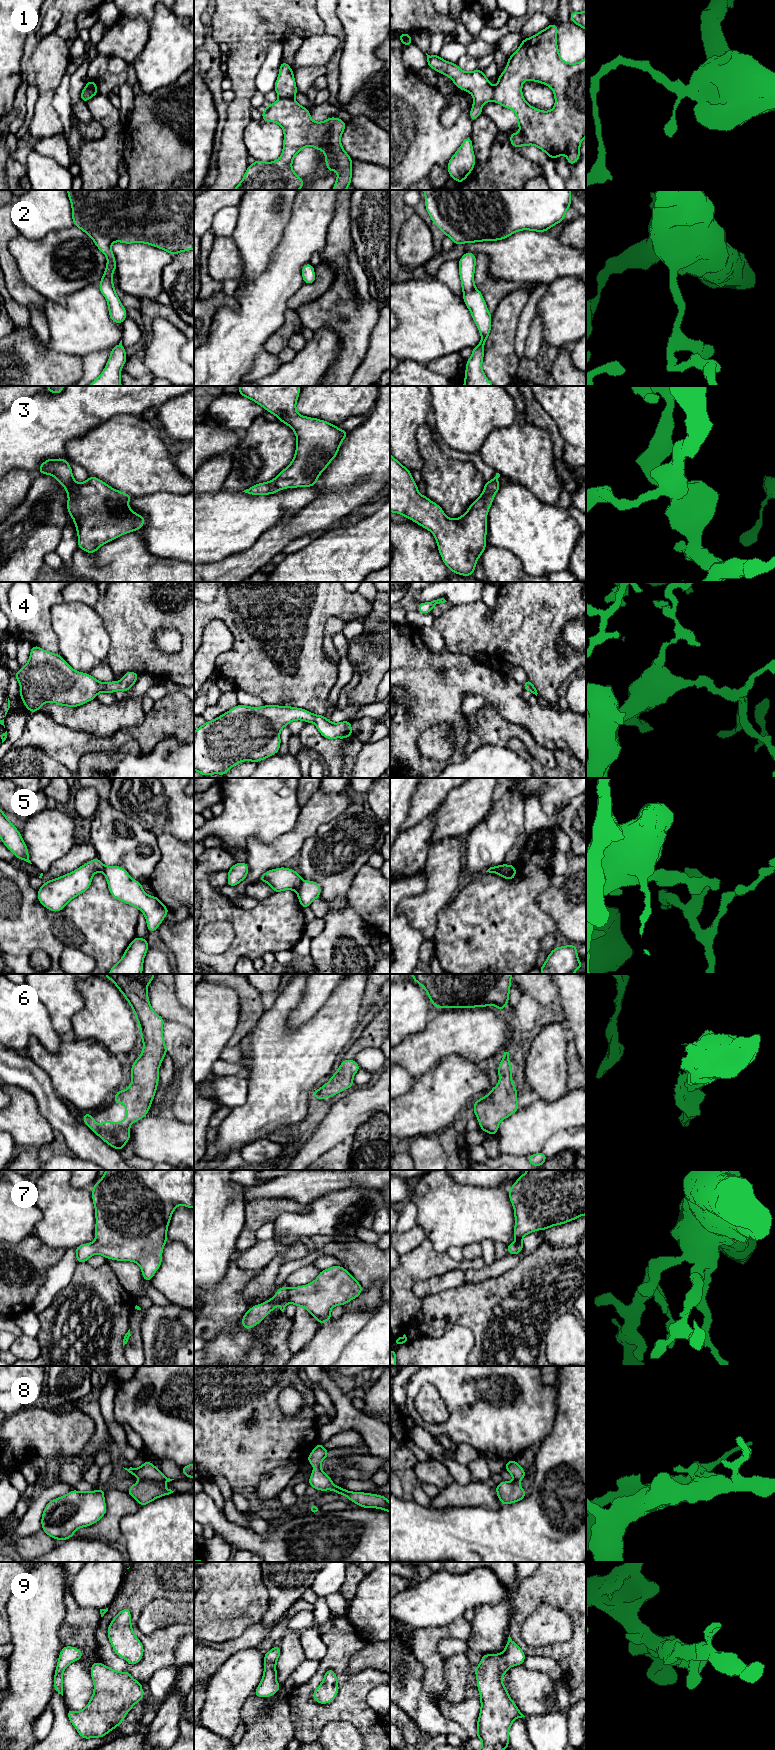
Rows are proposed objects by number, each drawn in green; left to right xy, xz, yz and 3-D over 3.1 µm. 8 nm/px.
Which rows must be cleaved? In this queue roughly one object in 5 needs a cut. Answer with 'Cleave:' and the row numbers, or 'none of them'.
Cleave: 1, 5, 8

